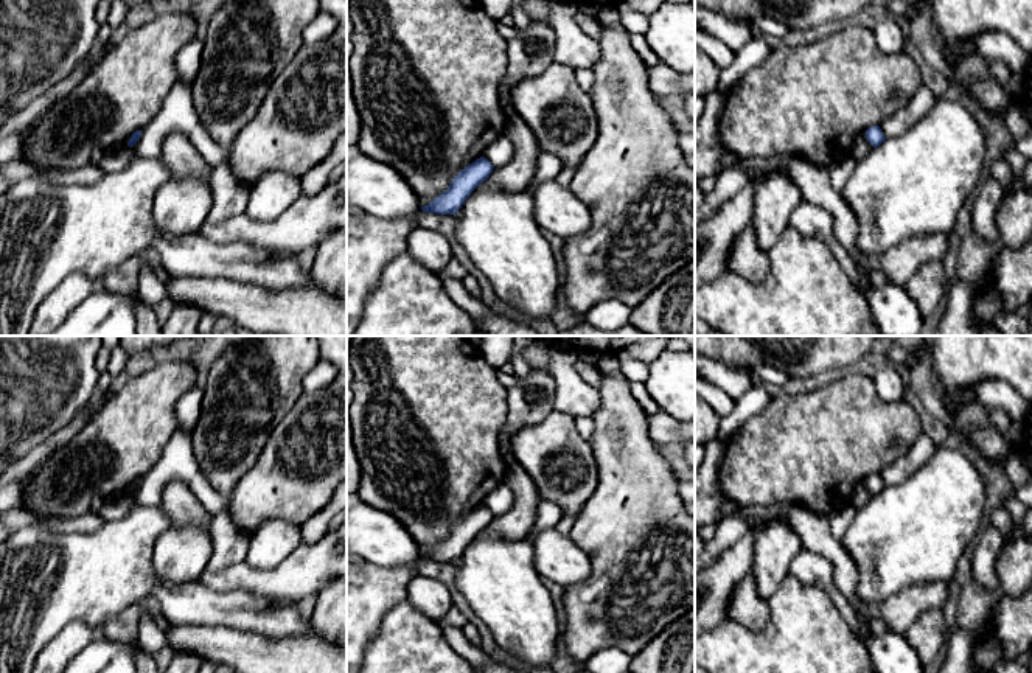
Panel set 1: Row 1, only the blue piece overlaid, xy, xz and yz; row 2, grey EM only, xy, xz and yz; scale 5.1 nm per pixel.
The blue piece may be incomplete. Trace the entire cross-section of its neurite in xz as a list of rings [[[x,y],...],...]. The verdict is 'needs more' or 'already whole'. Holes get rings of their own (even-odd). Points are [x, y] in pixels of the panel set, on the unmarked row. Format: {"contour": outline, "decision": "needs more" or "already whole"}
{"contour": [[[485,505],[477,507],[452,527],[446,539],[421,558],[437,563],[455,563],[471,541],[490,525],[493,518],[494,514]]], "decision": "already whole"}

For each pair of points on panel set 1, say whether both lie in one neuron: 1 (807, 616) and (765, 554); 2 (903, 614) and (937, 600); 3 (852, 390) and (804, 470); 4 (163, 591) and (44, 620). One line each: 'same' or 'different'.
1: different
2: same
3: same
4: same

